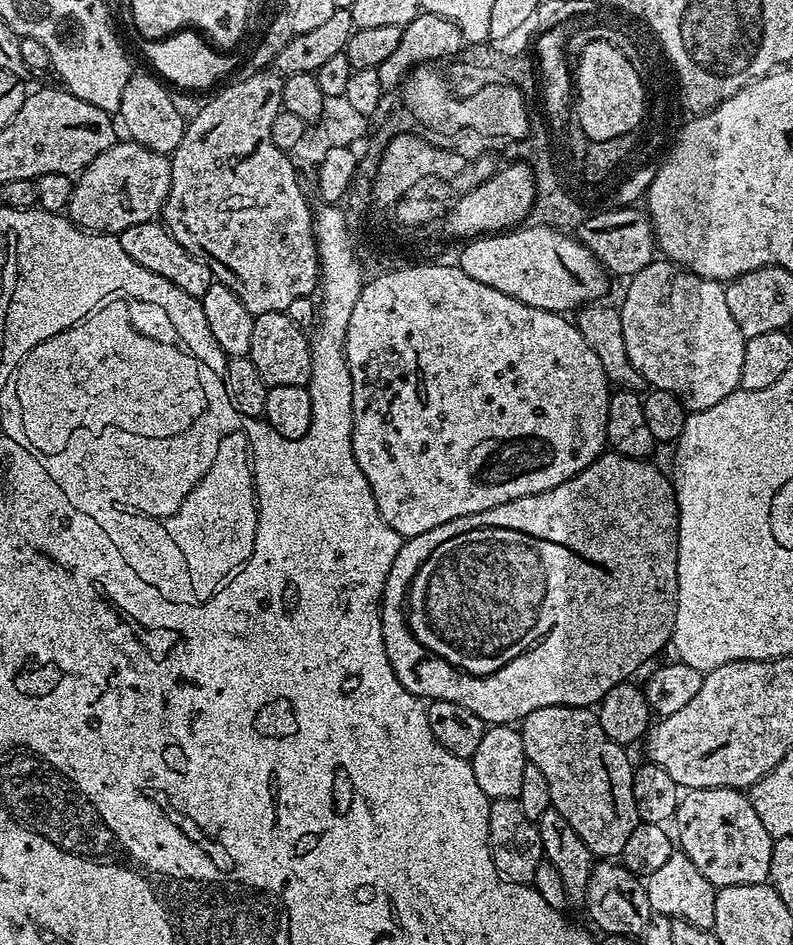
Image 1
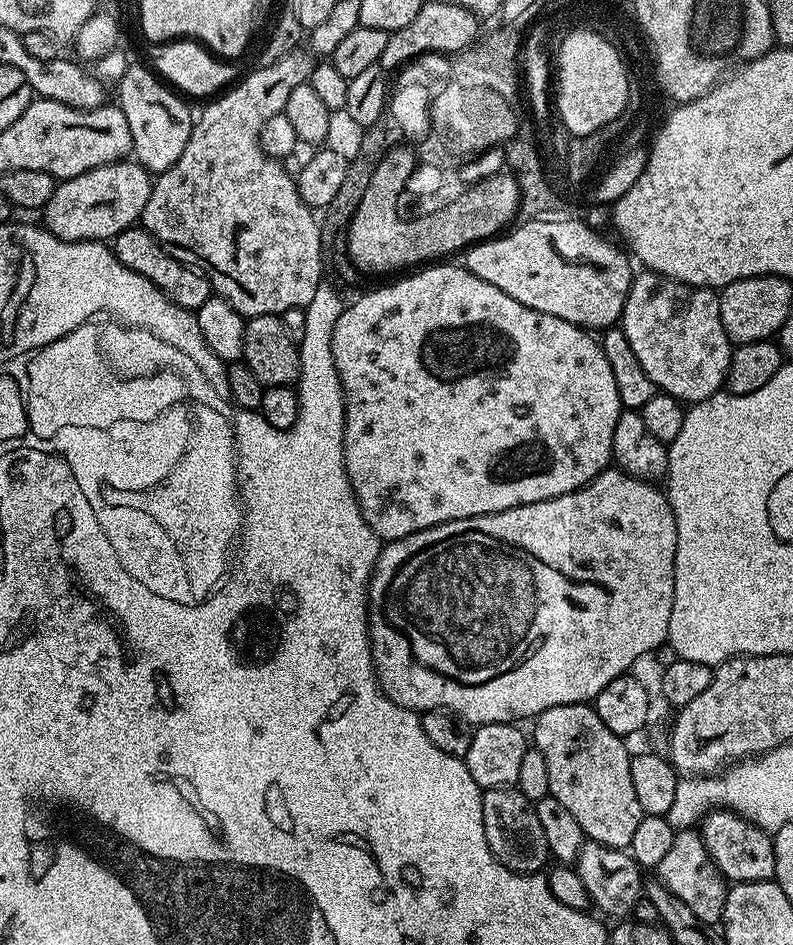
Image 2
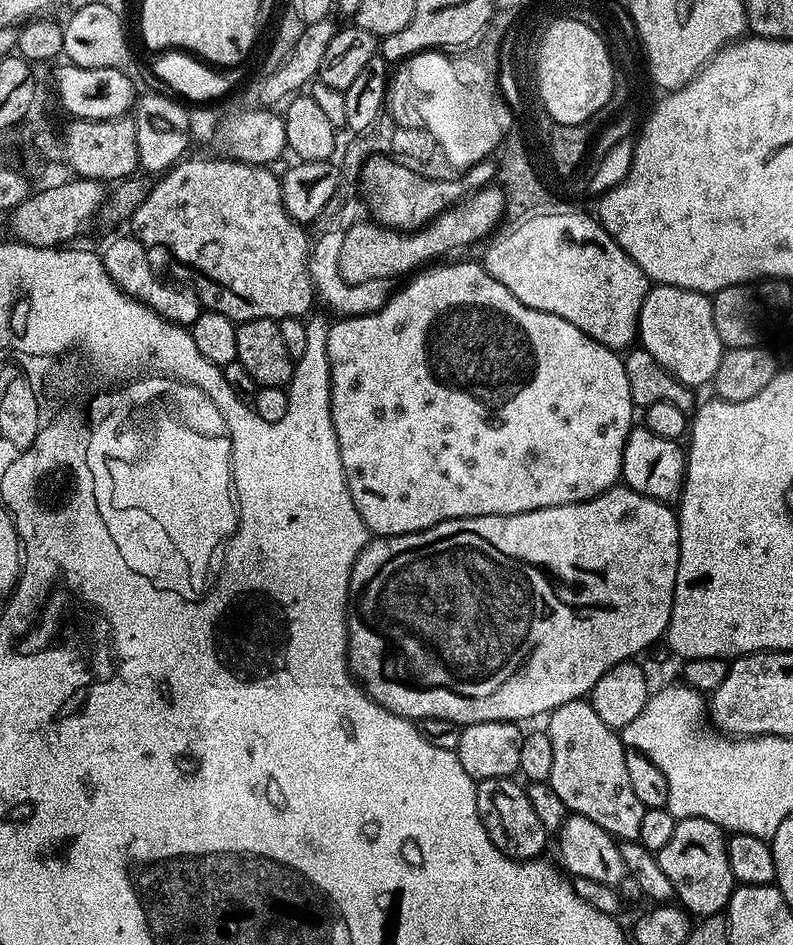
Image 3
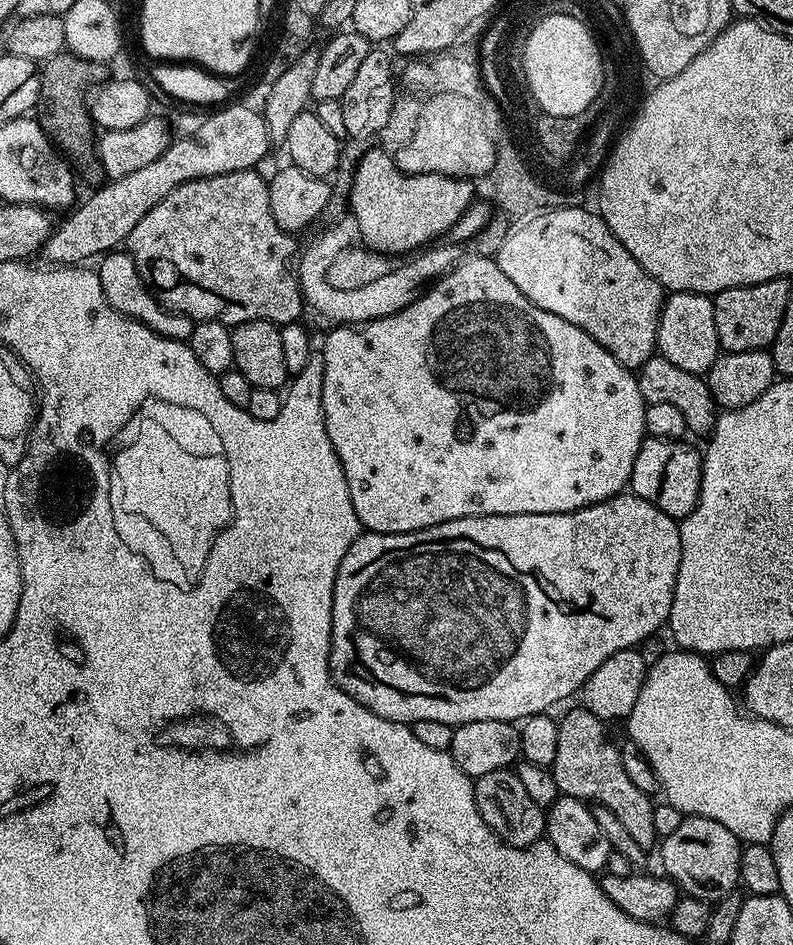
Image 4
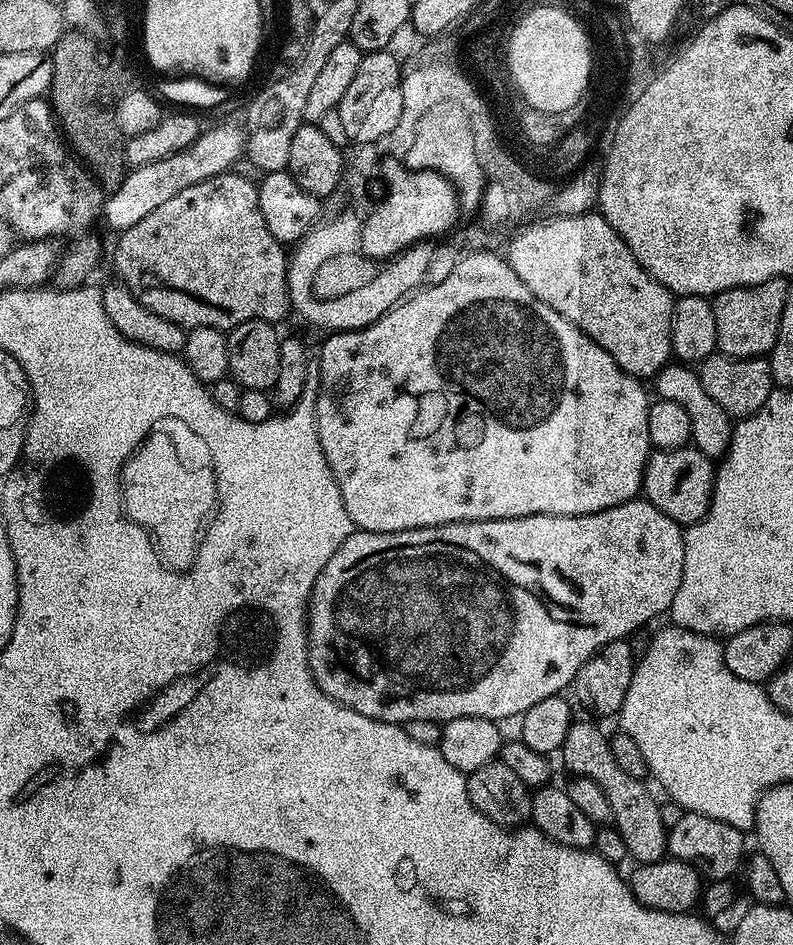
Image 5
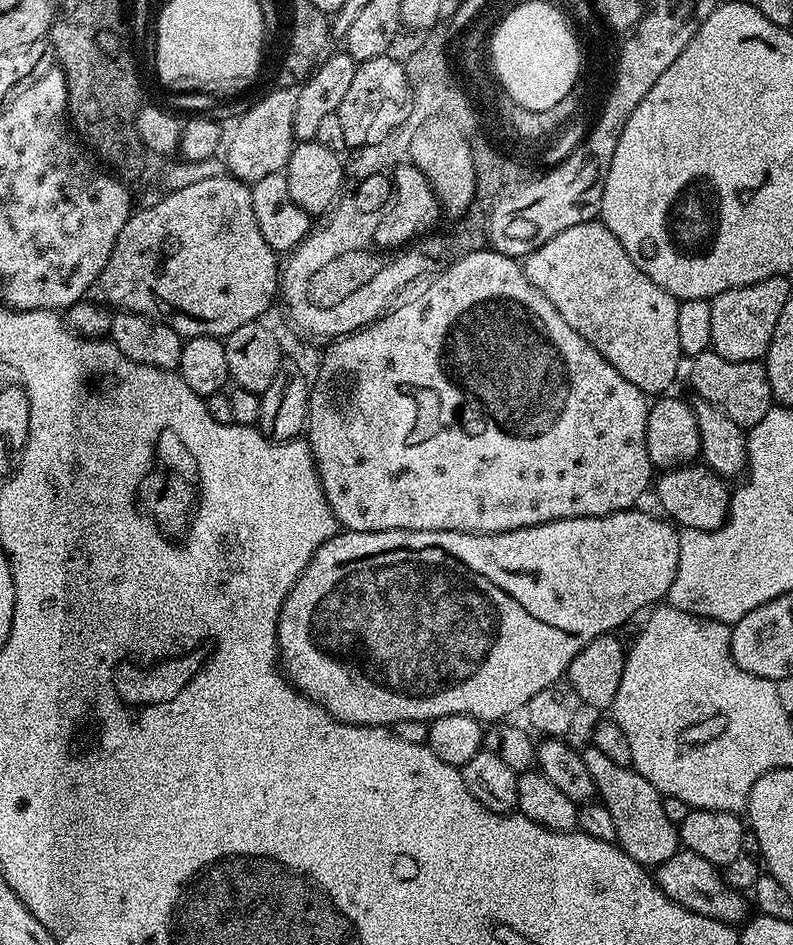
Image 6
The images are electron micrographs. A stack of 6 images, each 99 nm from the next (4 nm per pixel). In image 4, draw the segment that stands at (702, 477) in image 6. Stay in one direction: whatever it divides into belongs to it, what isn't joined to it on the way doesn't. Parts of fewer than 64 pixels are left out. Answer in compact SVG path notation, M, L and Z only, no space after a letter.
M648 436L634 458L634 470L630 481L631 495L640 496L646 502L658 506L673 520L679 522L694 510L700 500L700 483L702 482L701 449L691 448L683 439L663 440L657 436Z

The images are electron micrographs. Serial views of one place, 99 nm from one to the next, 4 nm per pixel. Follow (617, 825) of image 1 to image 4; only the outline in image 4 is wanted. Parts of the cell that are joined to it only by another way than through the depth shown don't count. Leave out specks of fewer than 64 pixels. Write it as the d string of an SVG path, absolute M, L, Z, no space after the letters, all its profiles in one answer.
M577 706L572 708L564 717L558 720L558 744L557 753L550 765L550 771L556 783L557 793L573 796L593 805L601 804L618 818L618 822L624 820L622 826L628 824L623 832L633 845L640 848L648 848L652 843L657 843L658 837L654 830L654 800L649 793L639 790L638 786L632 788L628 784L626 770L622 767L620 749L608 737L605 721L600 720L588 708Z

